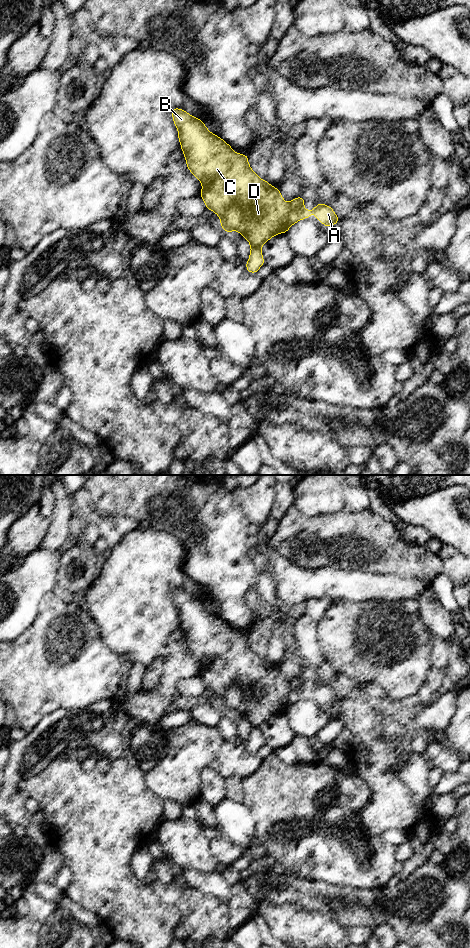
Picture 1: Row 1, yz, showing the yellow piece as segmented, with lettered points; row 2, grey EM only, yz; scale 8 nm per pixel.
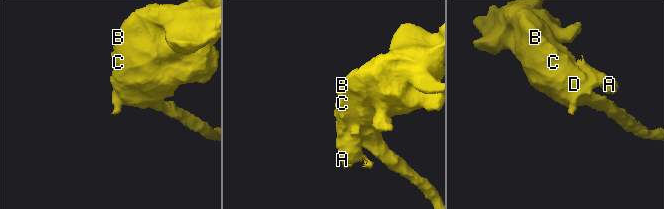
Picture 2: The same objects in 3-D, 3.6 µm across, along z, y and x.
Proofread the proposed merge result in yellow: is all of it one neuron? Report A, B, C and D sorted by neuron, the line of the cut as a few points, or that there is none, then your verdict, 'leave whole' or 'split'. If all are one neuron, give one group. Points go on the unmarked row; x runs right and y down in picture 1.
A / B C D | yz (288, 683), (287, 704), (281, 712) | split

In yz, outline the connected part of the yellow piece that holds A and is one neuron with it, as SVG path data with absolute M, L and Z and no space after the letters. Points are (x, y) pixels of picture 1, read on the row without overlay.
M299 676L288 683L290 687L288 704L283 708L282 713L287 713L293 704L302 699L309 698L313 693L316 694L316 699L326 707L330 707L339 702L339 698L330 686L319 683L316 684L313 690L305 690L304 682L305 680Z

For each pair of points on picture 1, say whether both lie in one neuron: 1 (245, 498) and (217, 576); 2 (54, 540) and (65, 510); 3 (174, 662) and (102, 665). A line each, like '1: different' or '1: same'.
1: different
2: same
3: different

